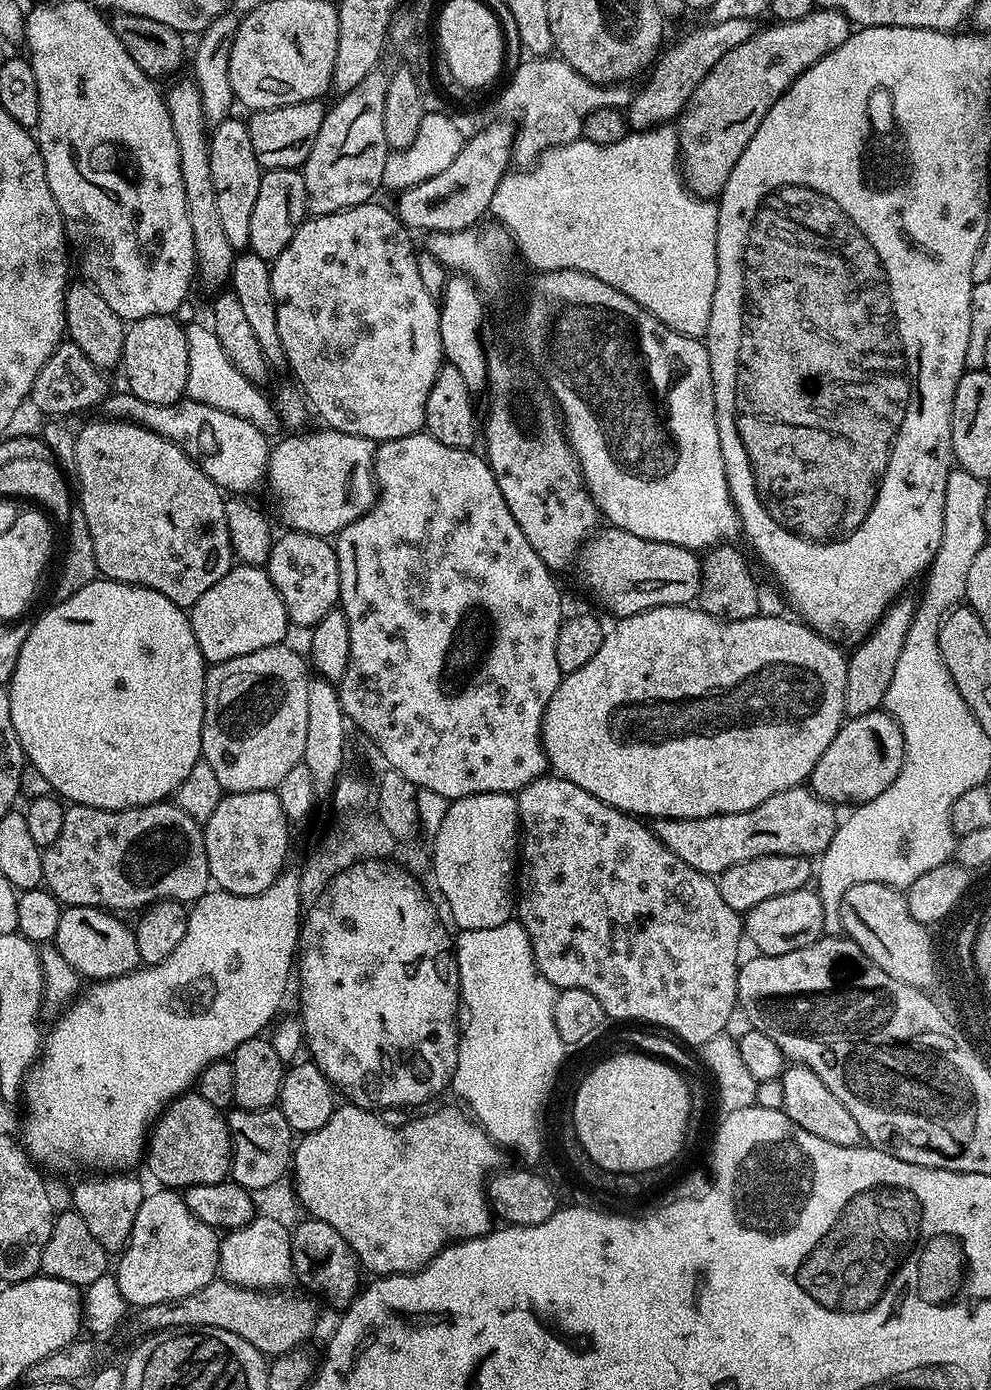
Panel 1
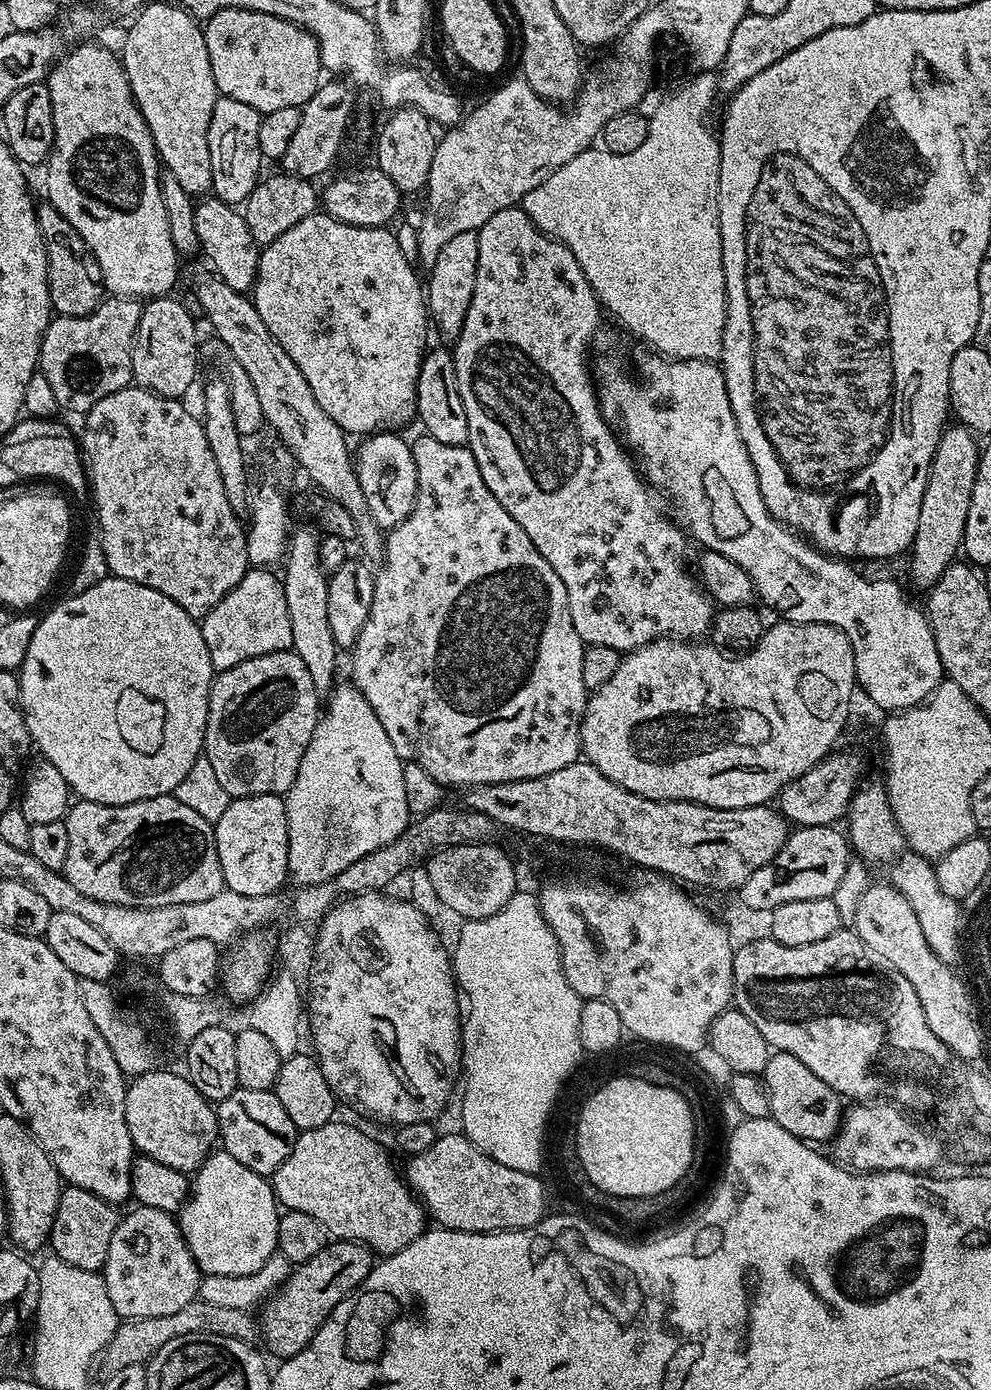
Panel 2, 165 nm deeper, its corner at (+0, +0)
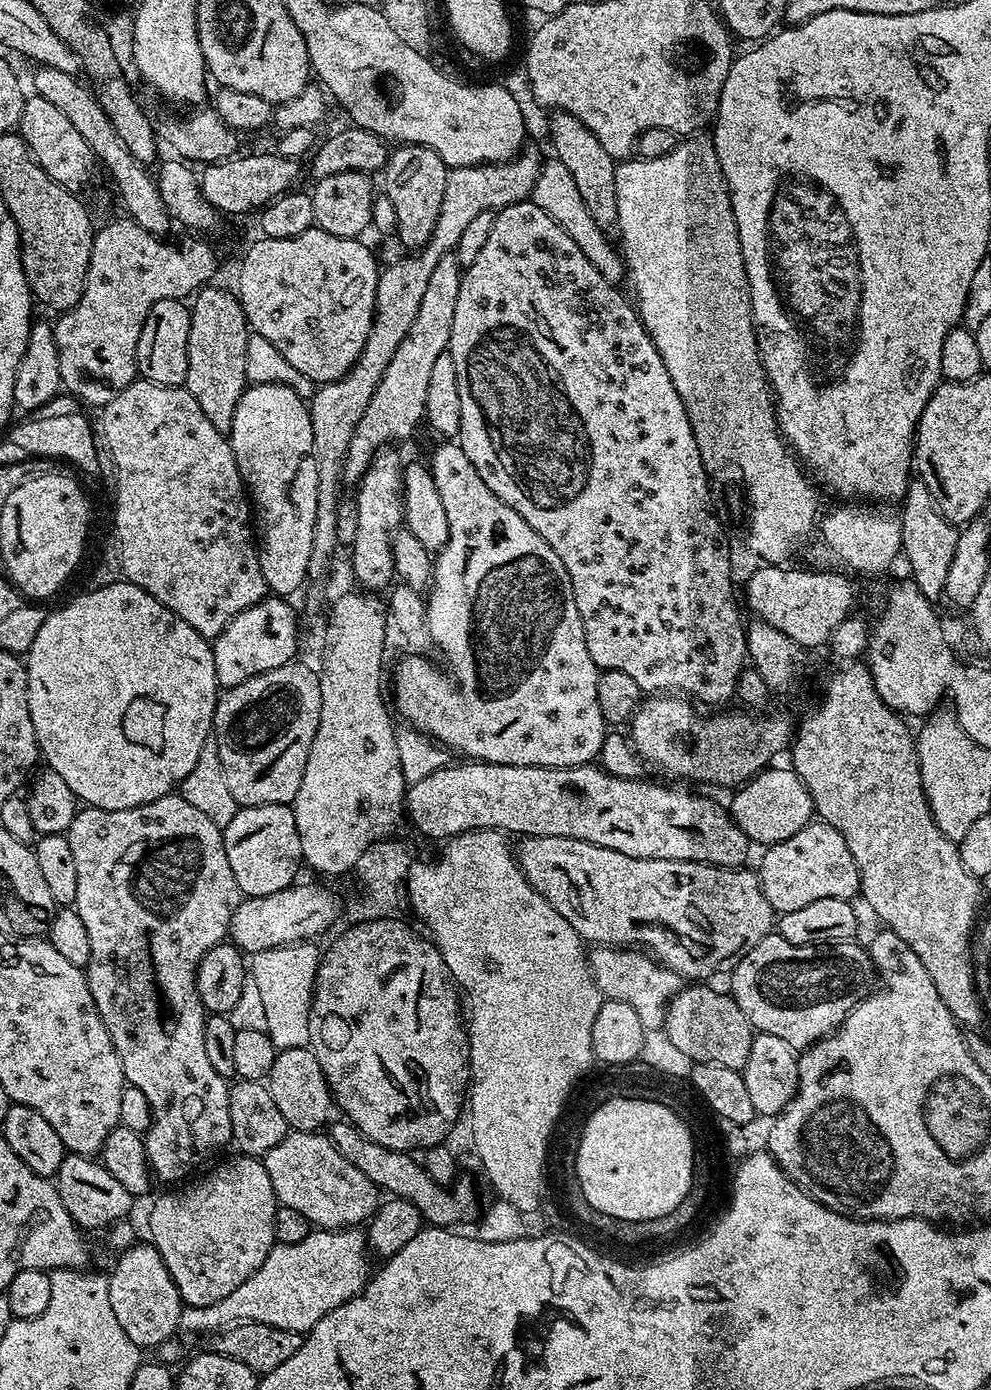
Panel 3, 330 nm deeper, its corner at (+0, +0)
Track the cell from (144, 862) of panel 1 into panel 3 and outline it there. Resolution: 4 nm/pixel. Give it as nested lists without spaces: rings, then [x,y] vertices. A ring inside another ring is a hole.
[[[179,794],[163,796],[154,802],[134,806],[126,810],[102,810],[84,806],[77,811],[70,822],[66,835],[70,850],[74,854],[74,866],[78,870],[78,894],[74,905],[78,918],[86,925],[86,934],[90,938],[90,962],[86,969],[90,994],[94,998],[96,1013],[102,1018],[110,1034],[110,1042],[122,1062],[125,1081],[131,1087],[142,1090],[148,1108],[152,1111],[152,1125],[143,1133],[146,1146],[148,1166],[153,1177],[160,1180],[183,1181],[187,1172],[195,1173],[203,1160],[208,1160],[219,1148],[232,1144],[232,1127],[230,1126],[230,1084],[225,1076],[214,1070],[206,1055],[202,1030],[204,1029],[205,1011],[198,998],[196,989],[196,971],[202,959],[216,944],[225,943],[228,927],[234,910],[238,910],[242,893],[234,879],[234,870],[230,870],[230,858],[226,858],[223,831],[195,806],[190,806]]]

